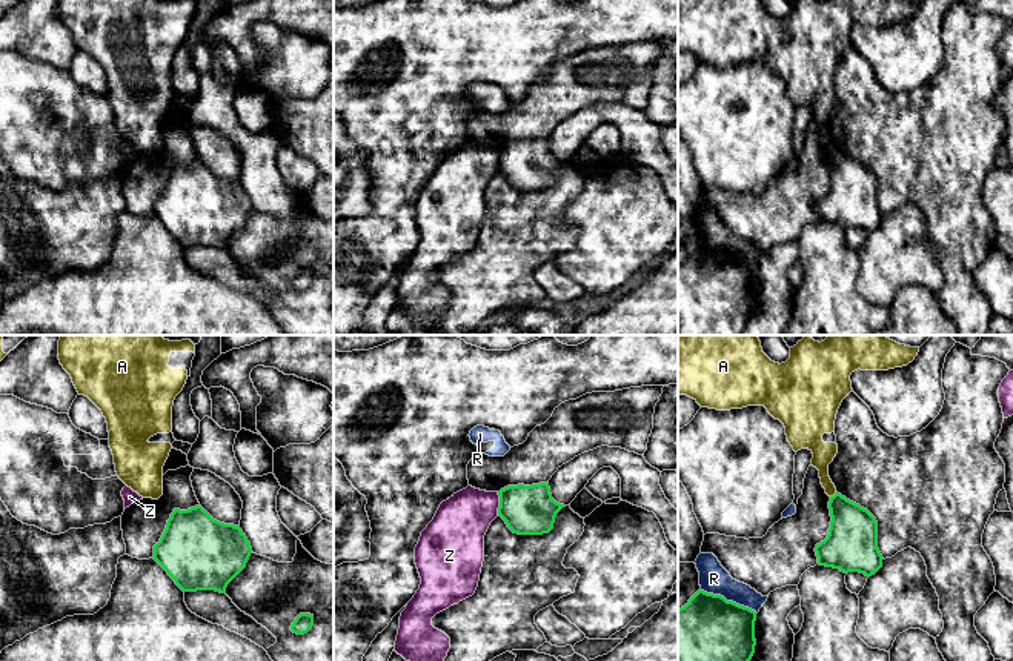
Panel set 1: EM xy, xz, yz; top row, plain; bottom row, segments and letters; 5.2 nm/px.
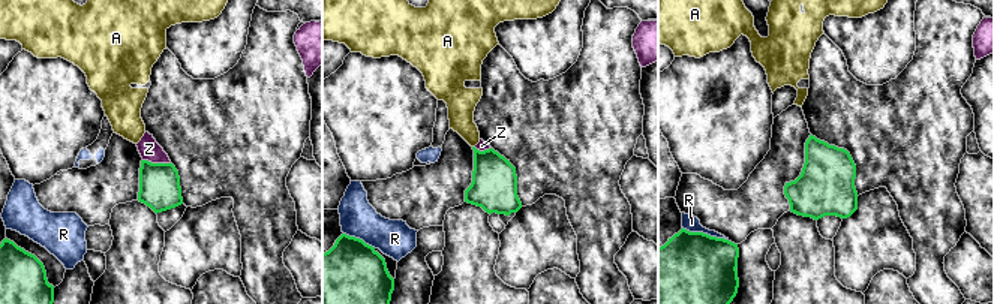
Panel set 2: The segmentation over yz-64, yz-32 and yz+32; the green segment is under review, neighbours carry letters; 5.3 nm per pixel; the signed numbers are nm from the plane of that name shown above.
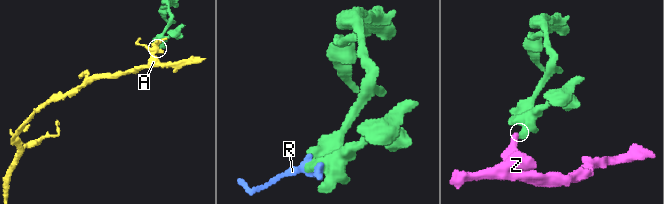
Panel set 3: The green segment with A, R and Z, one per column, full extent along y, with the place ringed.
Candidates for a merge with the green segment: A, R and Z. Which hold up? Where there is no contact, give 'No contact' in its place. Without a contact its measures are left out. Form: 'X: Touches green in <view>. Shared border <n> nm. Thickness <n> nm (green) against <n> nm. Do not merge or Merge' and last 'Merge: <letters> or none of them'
A: Touches green in yz. Shared border 50 nm. Thickness 260 nm (green) against 110 nm. Do not merge
R: Touches green in yz. Shared border 320 nm. Thickness 340 nm (green) against 160 nm. Do not merge
Z: Touches green in xz. Shared border 120 nm. Thickness 260 nm (green) against 280 nm. Do not merge
Merge: none of them

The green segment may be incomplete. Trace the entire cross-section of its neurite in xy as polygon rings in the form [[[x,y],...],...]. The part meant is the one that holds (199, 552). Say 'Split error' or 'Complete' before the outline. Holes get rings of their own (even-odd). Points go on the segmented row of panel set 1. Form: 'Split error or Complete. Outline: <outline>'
Complete. Outline: [[[201,506],[174,509],[154,546],[154,560],[183,592],[226,593],[251,553],[251,543],[240,526],[214,520]]]

